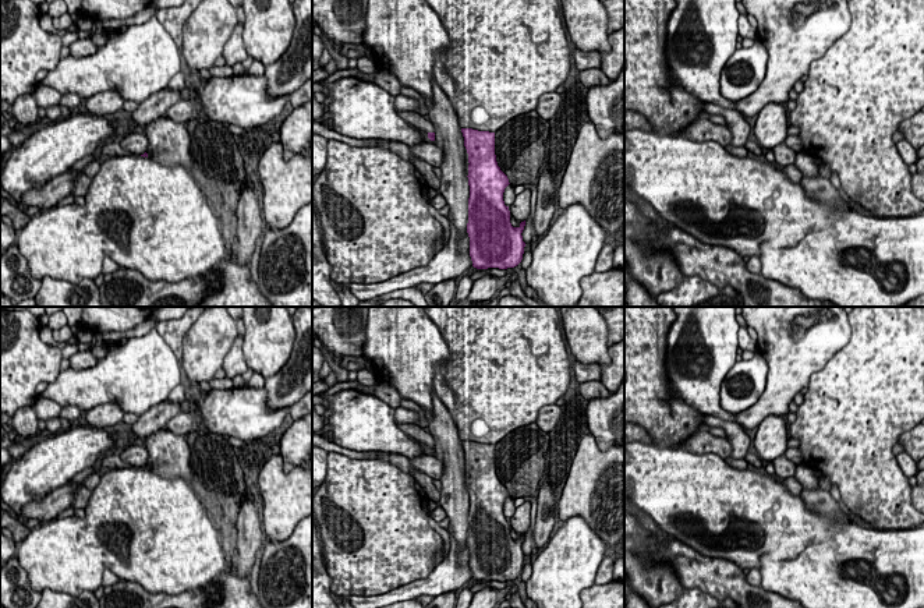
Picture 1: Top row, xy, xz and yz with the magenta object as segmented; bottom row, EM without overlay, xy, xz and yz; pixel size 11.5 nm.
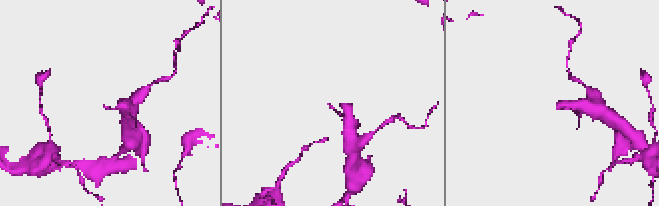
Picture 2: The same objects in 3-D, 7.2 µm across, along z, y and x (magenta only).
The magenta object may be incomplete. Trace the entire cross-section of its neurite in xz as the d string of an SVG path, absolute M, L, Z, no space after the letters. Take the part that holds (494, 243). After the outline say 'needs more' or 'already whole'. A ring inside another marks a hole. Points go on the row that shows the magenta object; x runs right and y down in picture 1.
M461 128L464 146L468 153L468 223L470 257L477 269L499 268L507 269L517 266L524 254L525 243L523 230L525 220L518 227L510 223L510 211L505 205L503 192L510 184L507 176L500 170L495 155L495 132Z; already whole

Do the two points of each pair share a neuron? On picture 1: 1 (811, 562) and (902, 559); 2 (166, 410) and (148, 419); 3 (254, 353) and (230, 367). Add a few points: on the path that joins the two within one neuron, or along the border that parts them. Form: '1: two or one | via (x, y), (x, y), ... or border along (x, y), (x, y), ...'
1: one | via (834, 562), (848, 557), (880, 559)
2: one | via (162, 413), (152, 419)
3: two | border along (243, 338), (243, 357), (248, 367)

